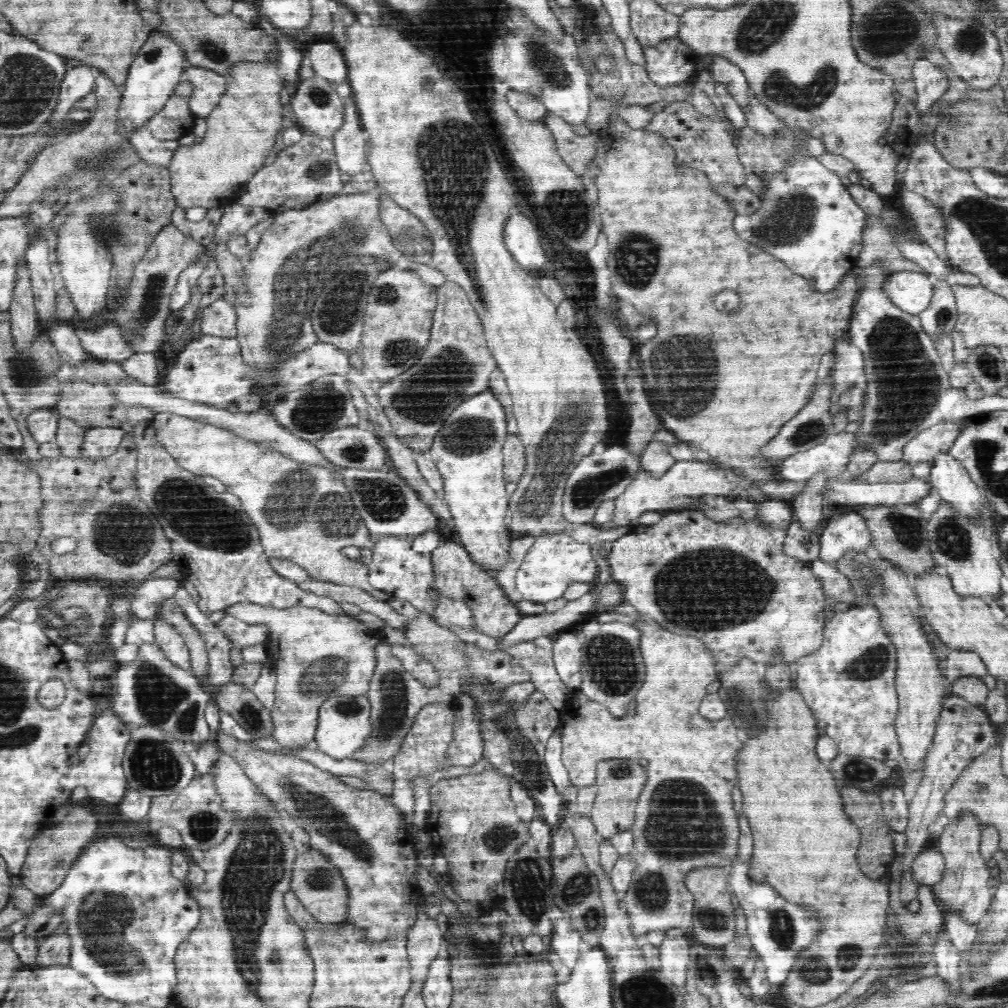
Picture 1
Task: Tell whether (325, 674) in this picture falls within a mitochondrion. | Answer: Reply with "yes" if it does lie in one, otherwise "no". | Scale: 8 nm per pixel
yes

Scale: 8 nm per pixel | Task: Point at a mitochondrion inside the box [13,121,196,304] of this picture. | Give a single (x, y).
(60, 187)

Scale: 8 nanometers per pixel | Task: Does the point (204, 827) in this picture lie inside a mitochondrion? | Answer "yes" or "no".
yes

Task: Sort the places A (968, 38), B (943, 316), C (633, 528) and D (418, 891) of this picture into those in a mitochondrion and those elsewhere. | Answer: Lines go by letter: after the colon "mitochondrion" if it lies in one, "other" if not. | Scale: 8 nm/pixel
A: mitochondrion
B: mitochondrion
C: other
D: other

